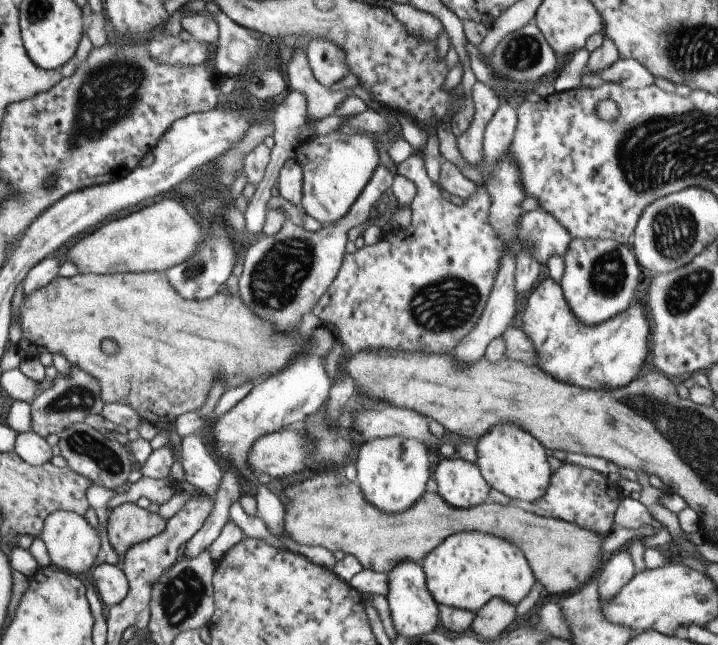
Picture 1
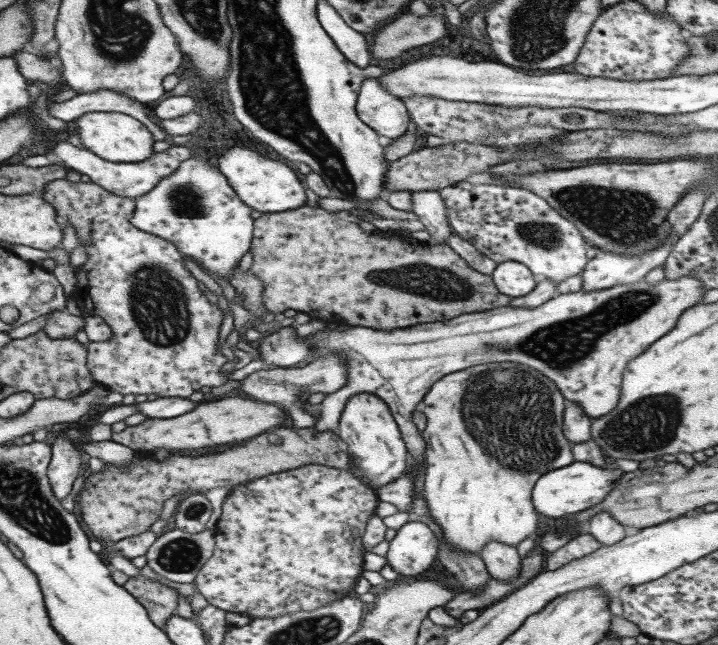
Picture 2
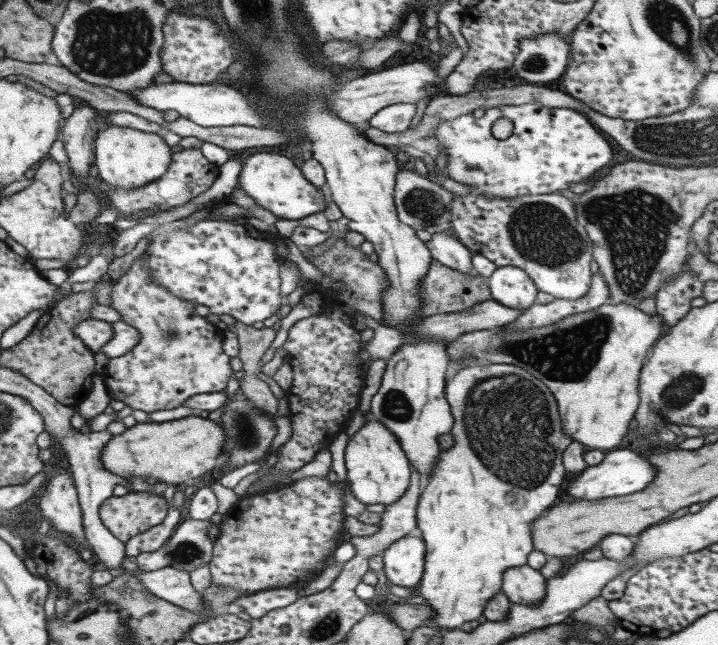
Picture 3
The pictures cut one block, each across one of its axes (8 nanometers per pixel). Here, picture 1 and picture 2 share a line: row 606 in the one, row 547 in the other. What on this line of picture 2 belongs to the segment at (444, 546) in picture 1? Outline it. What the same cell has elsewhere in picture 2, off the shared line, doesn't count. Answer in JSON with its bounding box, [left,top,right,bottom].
[419,362,574,554]

